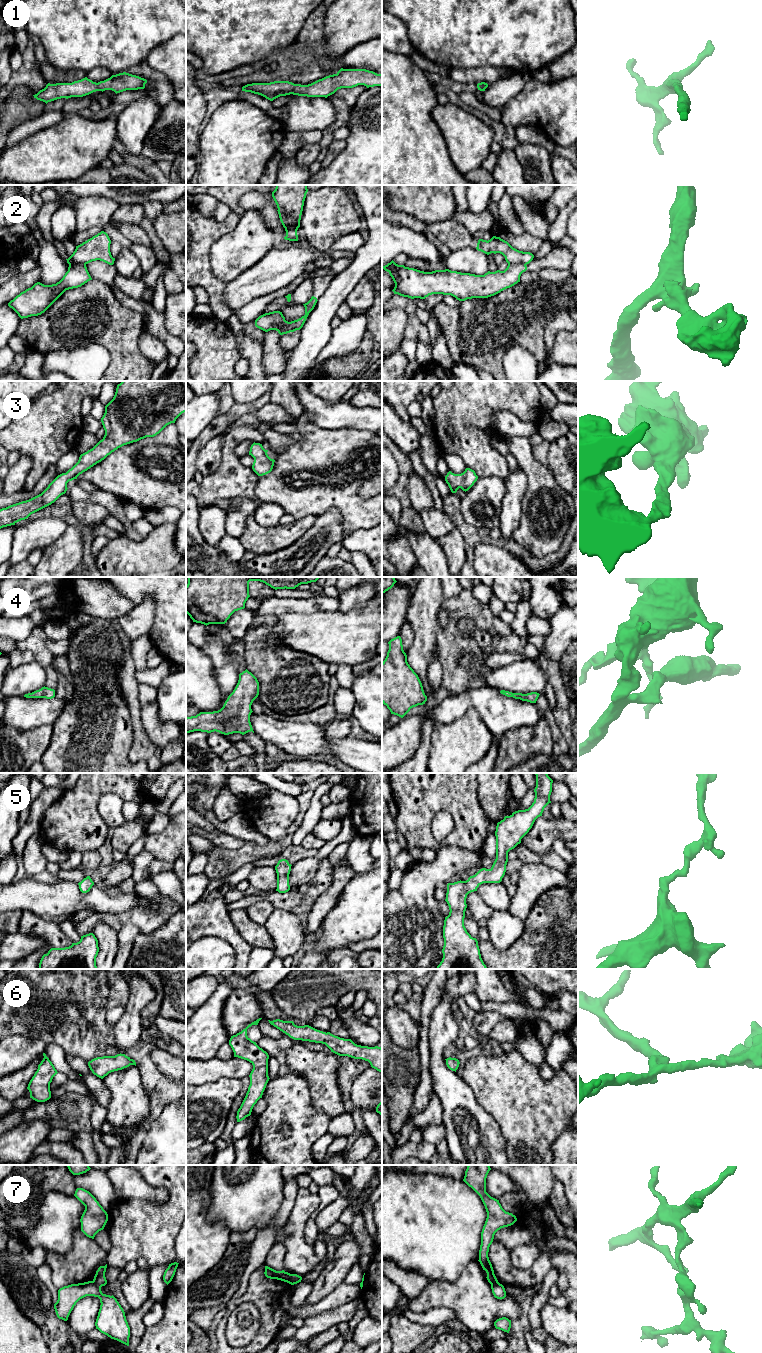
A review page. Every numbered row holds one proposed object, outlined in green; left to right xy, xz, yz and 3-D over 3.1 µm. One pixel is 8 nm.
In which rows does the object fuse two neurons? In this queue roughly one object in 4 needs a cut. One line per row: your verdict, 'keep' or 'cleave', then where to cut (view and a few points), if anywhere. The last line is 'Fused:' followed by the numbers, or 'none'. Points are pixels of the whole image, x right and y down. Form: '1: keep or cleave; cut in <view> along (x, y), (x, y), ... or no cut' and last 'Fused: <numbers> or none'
1: keep; no cut
2: cleave; cut in xz along (269, 312), (272, 316), (272, 325), (275, 328)
3: keep; no cut
4: keep; no cut
5: keep; no cut
6: keep; no cut
7: cleave; cut in xz along (290, 1274), (294, 1283)
Fused: 2, 7

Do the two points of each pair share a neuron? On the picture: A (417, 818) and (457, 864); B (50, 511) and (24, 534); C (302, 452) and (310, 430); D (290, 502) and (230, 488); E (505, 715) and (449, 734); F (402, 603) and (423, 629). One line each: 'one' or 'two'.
A: two
B: two
C: one
D: two
E: two
F: two

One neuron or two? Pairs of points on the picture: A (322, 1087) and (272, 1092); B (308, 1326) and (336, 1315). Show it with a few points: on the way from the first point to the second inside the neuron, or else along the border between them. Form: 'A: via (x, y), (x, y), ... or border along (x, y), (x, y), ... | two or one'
A: border along (297, 1074), (305, 1080), (311, 1104), (317, 1110) | two
B: via (315, 1325), (329, 1318) | one

